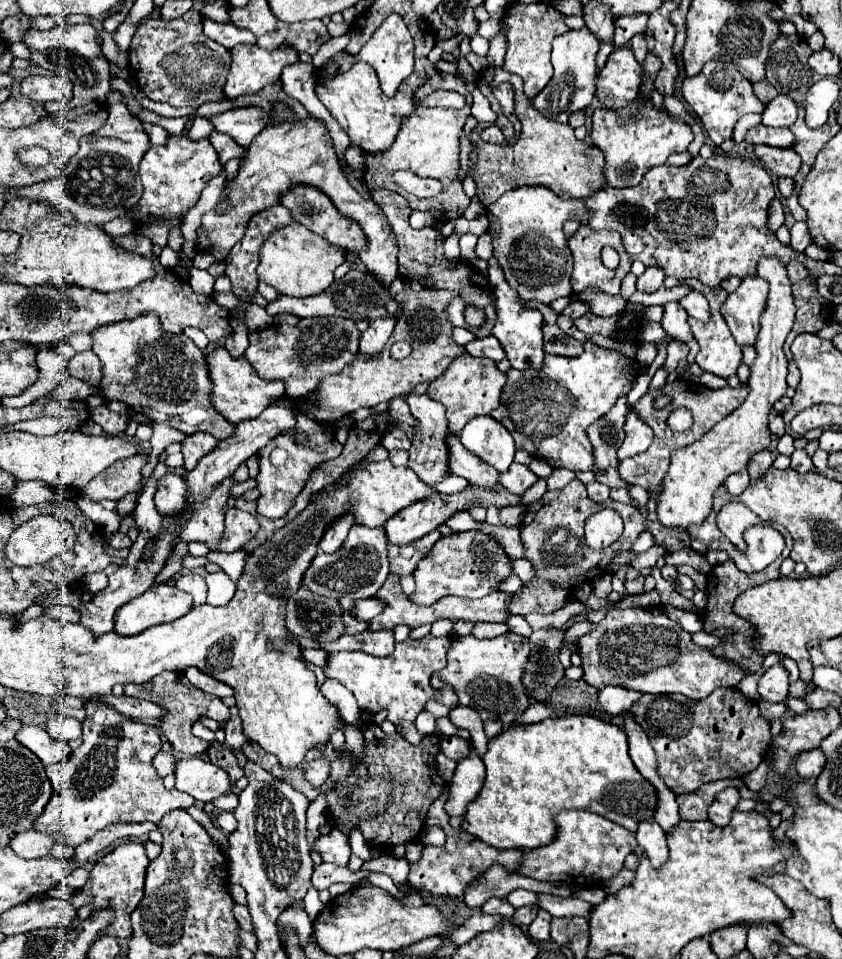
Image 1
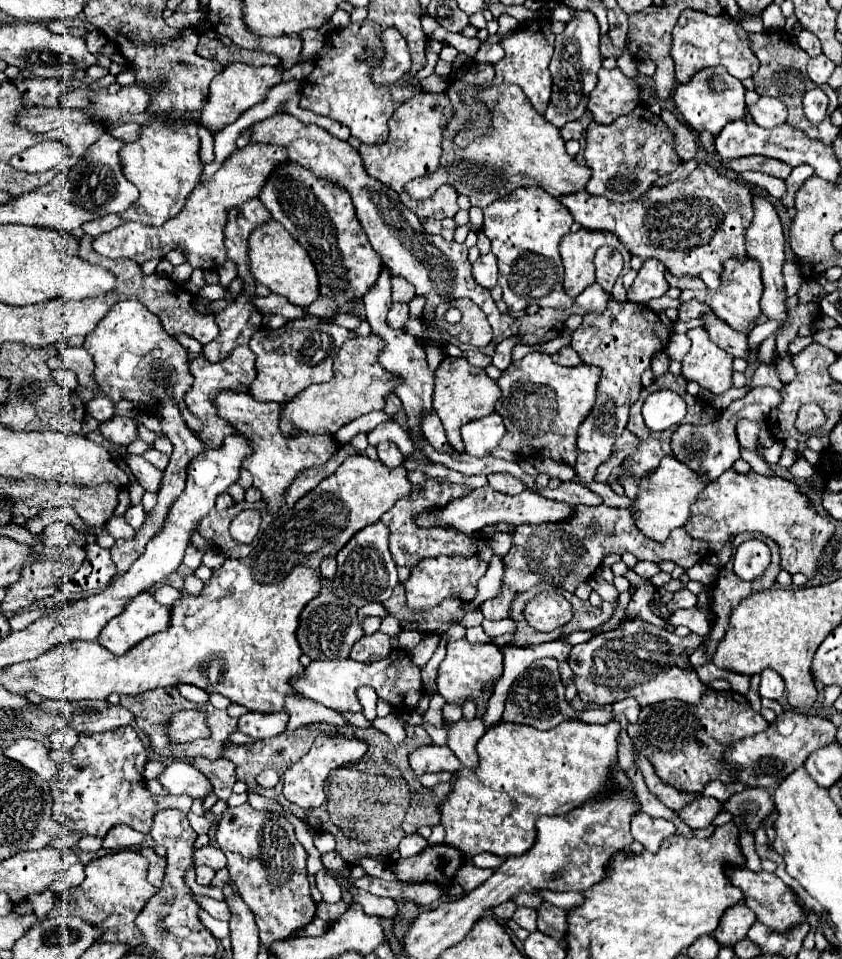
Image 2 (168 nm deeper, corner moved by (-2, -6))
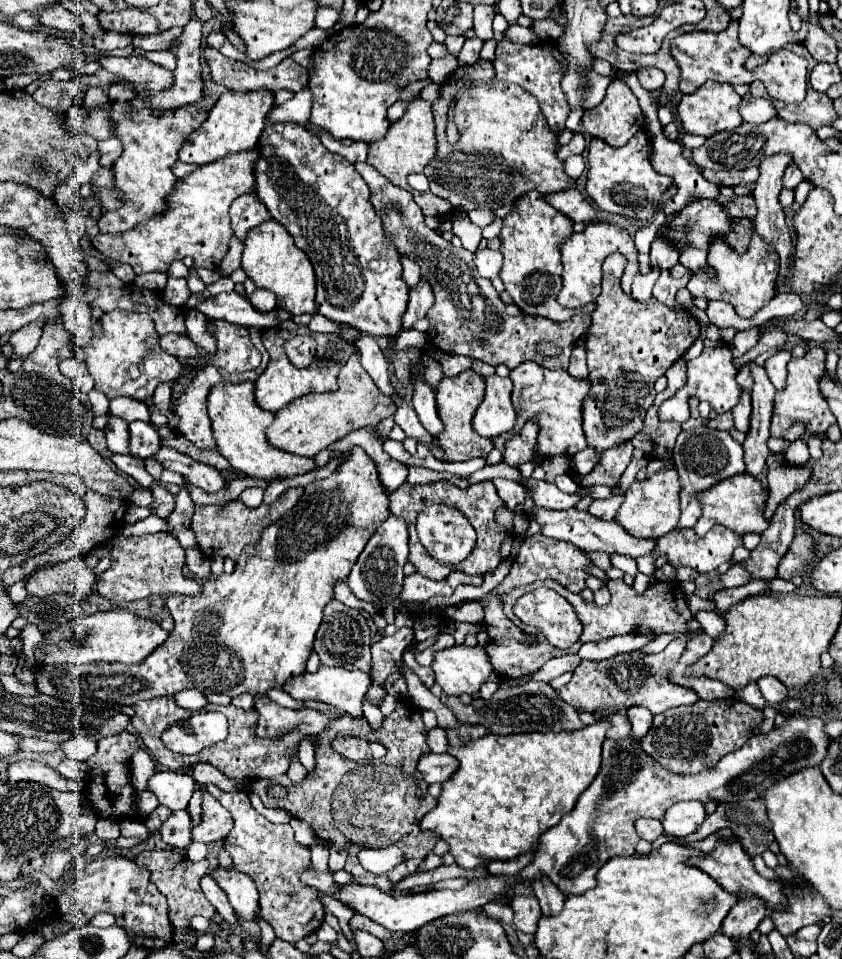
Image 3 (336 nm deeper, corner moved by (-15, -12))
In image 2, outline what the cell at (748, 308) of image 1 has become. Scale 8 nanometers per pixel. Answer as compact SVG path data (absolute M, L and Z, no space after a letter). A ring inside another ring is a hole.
M729 259L725 263L725 271L721 273L721 283L723 285L717 291L711 291L711 289L703 289L703 291L687 289L687 291L681 291L679 301L685 303L685 301L691 301L691 299L697 299L697 301L705 303L719 319L723 319L735 331L747 335L755 327L755 321L761 315L759 301L761 301L761 293L763 293L763 283L761 283L761 269L759 269L757 261L753 261L753 259L747 259L747 261Z

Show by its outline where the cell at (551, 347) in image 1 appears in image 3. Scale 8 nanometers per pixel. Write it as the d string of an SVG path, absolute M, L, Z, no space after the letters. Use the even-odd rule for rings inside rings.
M578 343L578 345L574 347L574 351L572 351L568 373L570 373L574 379L586 379L586 377L588 377L588 367L586 367L586 349L584 349L582 343Z

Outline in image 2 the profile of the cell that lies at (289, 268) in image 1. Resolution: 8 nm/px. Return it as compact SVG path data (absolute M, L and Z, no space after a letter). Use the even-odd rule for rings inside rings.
M269 221L251 233L249 257L253 279L269 287L271 293L283 295L285 299L301 307L307 307L319 299L319 277L315 273L315 265L311 257L307 257L307 251L303 251L303 245L299 245L295 237L291 237L291 233L283 229L281 223Z

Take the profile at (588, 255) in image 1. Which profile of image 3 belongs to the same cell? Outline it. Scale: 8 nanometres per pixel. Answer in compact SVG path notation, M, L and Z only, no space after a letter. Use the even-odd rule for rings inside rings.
M604 221L588 223L582 233L572 233L570 239L562 243L560 253L562 253L564 271L562 271L562 289L560 289L560 295L556 299L562 307L576 309L576 307L584 307L586 303L596 301L596 297L600 295L602 263L610 253L622 253L626 257L628 263L621 278L621 287L625 293L631 293L632 279L638 271L638 259L636 259L634 241L626 229L620 229L618 225L604 223Z

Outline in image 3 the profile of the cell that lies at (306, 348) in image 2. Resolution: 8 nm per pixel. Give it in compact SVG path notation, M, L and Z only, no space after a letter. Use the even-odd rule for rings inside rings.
M292 321L288 323L282 323L282 325L276 325L276 327L270 327L268 331L262 331L262 343L266 347L266 351L270 353L270 363L266 367L266 371L258 377L256 381L256 389L254 389L254 399L258 403L258 407L266 409L266 411L272 411L276 413L278 409L282 409L284 405L288 405L292 399L296 397L302 397L306 393L324 393L324 391L336 391L338 389L338 383L336 383L336 375L340 371L340 367L348 361L348 357L354 353L350 345L346 345L340 337L332 335L332 333L326 333L326 335L320 335L316 333L314 339L318 341L318 353L312 361L310 367L306 369L296 369L288 357L286 357L286 351L284 351L284 341L294 337L294 335L300 335L300 333L308 333L308 327L300 327Z

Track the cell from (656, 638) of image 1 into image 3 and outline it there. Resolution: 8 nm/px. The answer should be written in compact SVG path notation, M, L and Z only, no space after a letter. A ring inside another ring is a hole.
M672 639L668 647L662 653L656 655L640 655L640 653L622 653L616 657L610 657L606 661L582 661L574 673L568 685L558 689L556 693L578 711L620 711L628 709L632 705L642 705L652 711L652 715L664 713L672 707L680 705L694 705L698 701L698 695L692 689L674 685L668 681L666 673L678 663L680 655L684 653L686 641L684 639Z

